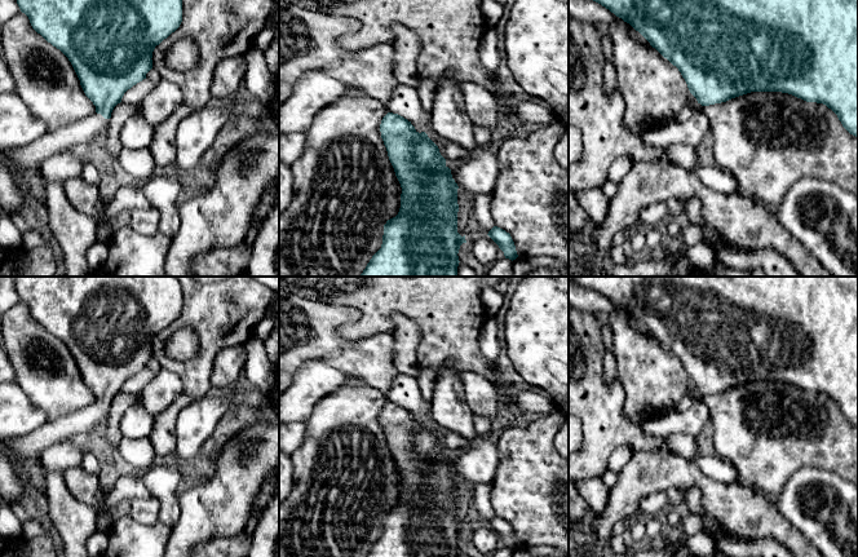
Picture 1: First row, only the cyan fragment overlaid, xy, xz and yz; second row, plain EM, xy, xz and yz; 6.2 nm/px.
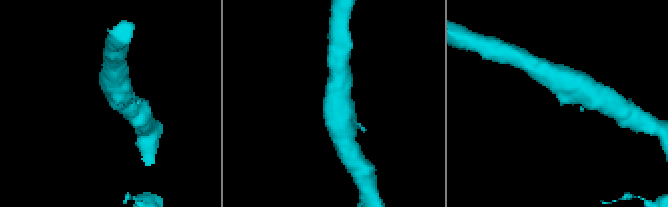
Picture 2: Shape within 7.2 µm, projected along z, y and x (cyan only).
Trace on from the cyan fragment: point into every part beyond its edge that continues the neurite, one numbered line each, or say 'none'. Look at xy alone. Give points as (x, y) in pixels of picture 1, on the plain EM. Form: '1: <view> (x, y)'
1: xy (26, 450)

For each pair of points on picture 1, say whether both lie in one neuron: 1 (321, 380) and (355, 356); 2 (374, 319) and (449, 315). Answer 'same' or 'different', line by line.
1: different
2: same

